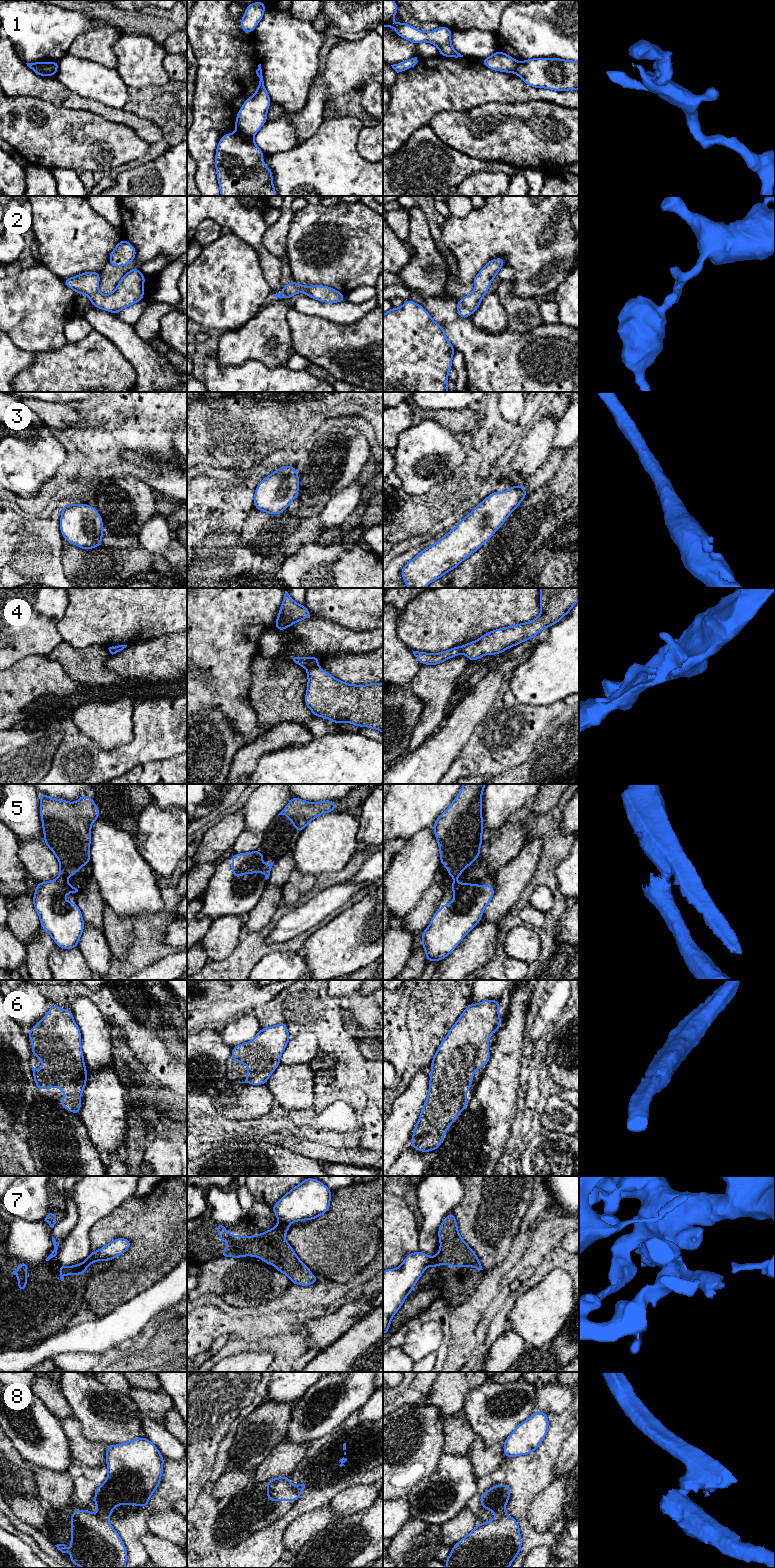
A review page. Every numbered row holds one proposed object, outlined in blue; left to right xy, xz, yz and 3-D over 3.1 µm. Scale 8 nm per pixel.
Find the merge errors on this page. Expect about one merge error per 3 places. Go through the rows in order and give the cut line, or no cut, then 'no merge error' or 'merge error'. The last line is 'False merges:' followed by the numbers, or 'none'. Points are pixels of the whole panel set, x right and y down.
1: cut in xz along (238, 130), (252, 137); merge error
2: no cut; no merge error
3: no cut; no merge error
4: cut in xz along (317, 665), (311, 666), (307, 670); merge error
5: cut in xy along (58, 878), (62, 881); merge error
6: no cut; no merge error
7: cut in xz along (279, 1220), (288, 1224); merge error
8: cut in xy along (98, 1514), (106, 1519); merge error
False merges: 1, 4, 5, 7, 8

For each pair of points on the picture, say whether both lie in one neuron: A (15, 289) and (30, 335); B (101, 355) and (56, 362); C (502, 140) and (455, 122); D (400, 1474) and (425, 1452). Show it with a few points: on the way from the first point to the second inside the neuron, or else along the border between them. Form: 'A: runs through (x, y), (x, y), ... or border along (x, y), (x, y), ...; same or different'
A: runs through (21, 300), (30, 309), (30, 324); same
B: runs through (90, 362), (67, 362); same
C: runs through (490, 135), (485, 132), (467, 131); same
D: runs through (406, 1468), (419, 1455); same

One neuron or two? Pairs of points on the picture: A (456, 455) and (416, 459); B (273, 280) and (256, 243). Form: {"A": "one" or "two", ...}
{"A": "one", "B": "one"}

